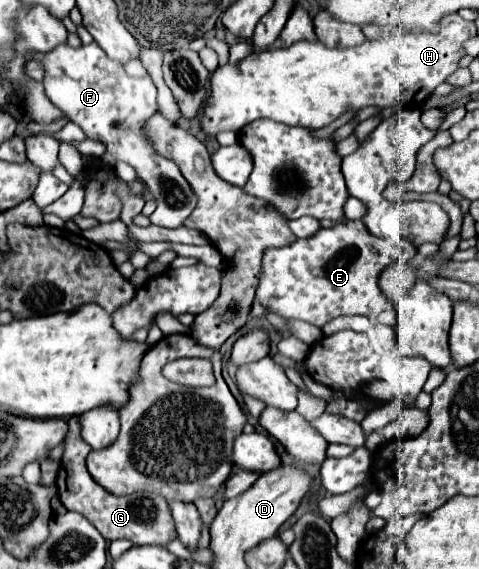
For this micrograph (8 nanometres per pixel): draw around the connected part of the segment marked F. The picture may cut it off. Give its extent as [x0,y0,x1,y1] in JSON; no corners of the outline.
[27,42,197,226]

